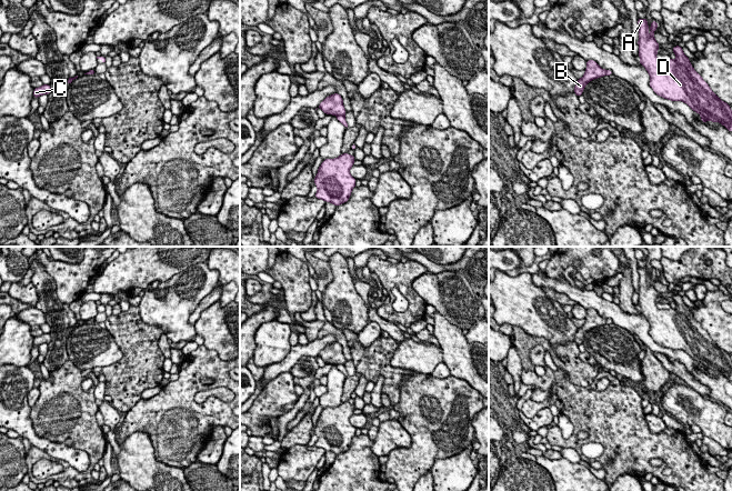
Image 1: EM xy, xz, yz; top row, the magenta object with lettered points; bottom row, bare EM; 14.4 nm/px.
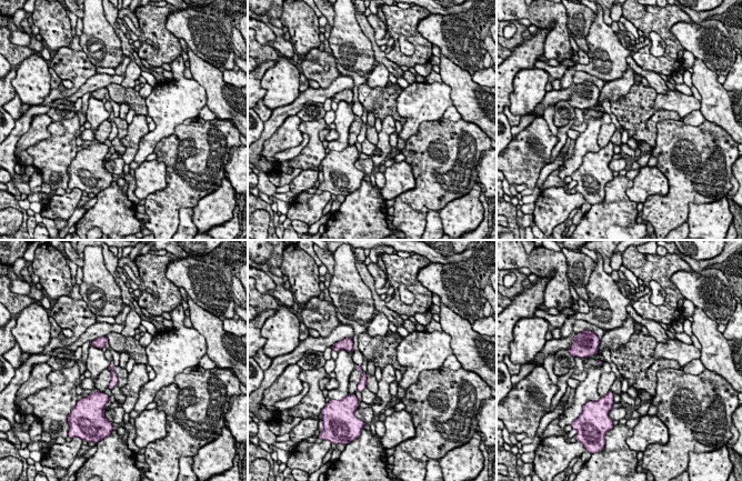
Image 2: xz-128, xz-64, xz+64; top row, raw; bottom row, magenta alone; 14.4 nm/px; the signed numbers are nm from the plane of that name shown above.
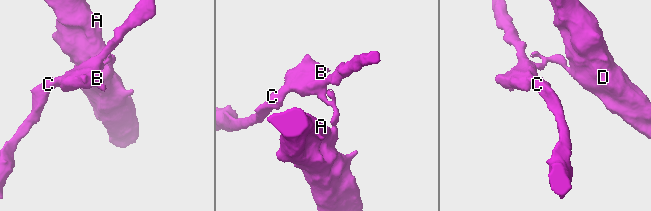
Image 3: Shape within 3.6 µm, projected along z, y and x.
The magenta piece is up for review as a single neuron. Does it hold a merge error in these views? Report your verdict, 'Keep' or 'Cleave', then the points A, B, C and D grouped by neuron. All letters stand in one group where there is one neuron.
Cleave. Groups: A D / B C

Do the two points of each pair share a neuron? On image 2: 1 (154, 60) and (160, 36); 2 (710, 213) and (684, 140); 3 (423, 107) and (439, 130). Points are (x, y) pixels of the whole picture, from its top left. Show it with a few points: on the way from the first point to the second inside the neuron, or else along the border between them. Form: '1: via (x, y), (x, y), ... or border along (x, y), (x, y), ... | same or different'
1: via (160, 54), (160, 41) | same
2: border along (727, 194), (709, 202), (691, 202), (687, 220) | different
3: border along (441, 118), (424, 120), (419, 130), (411, 136) | different

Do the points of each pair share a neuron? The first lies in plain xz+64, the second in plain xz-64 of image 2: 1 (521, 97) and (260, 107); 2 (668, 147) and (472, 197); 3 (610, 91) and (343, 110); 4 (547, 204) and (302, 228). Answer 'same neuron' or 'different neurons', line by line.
1: different neurons
2: different neurons
3: different neurons
4: different neurons

